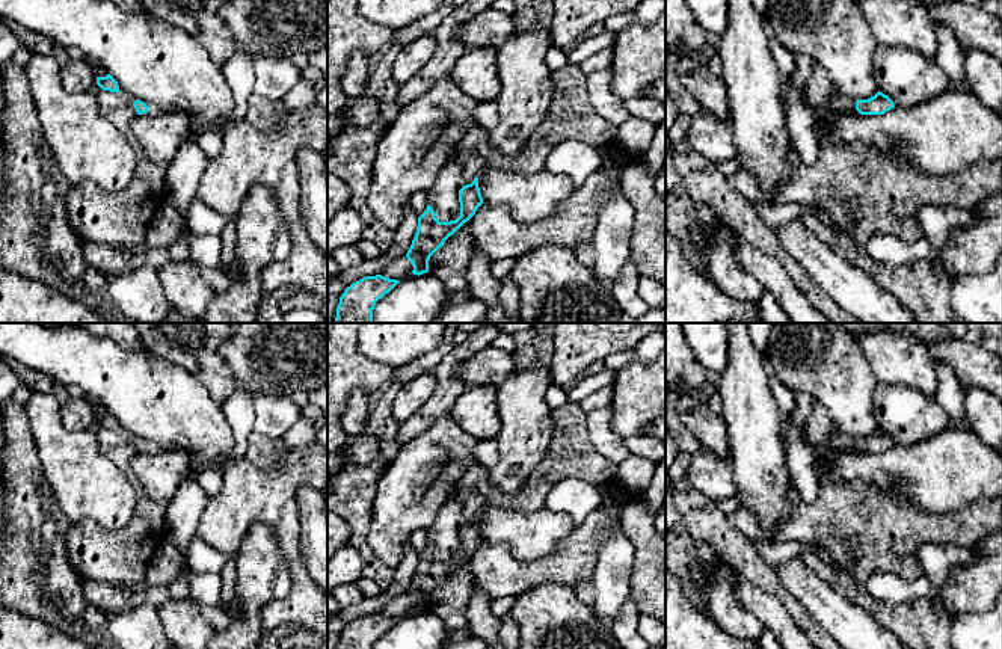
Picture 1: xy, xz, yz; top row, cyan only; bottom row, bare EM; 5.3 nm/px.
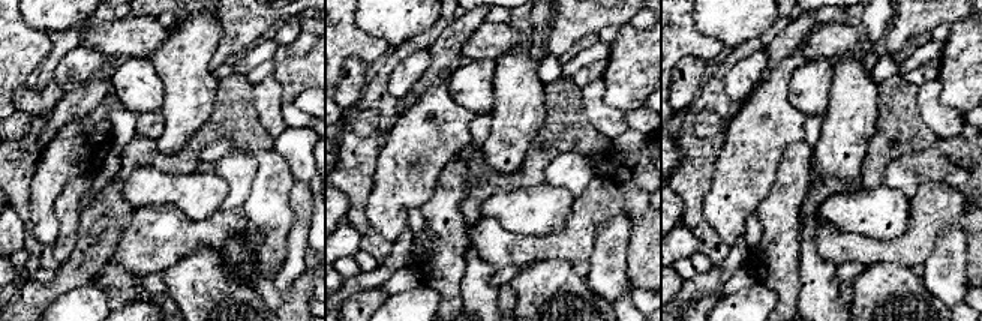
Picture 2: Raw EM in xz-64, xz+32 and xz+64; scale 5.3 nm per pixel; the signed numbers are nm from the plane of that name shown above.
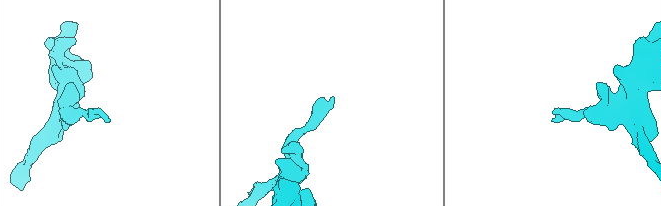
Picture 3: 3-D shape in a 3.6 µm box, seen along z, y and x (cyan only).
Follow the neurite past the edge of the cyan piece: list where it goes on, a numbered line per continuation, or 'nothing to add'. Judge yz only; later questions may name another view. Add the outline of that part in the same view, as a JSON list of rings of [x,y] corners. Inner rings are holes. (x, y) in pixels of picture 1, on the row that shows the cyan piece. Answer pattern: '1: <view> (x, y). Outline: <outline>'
1: yz (820, 91). Outline: [[[818,63],[815,65],[813,72],[806,83],[806,100],[812,107],[822,107],[839,112],[856,109],[857,101],[844,95],[831,83],[828,72]]]

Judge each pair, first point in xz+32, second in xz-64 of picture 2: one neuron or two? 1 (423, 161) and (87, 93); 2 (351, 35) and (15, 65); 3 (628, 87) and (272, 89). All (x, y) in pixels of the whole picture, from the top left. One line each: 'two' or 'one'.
1: two
2: one
3: two

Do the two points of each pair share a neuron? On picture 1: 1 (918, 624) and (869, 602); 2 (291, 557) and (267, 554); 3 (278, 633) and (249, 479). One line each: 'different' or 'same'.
1: same
2: different
3: different

